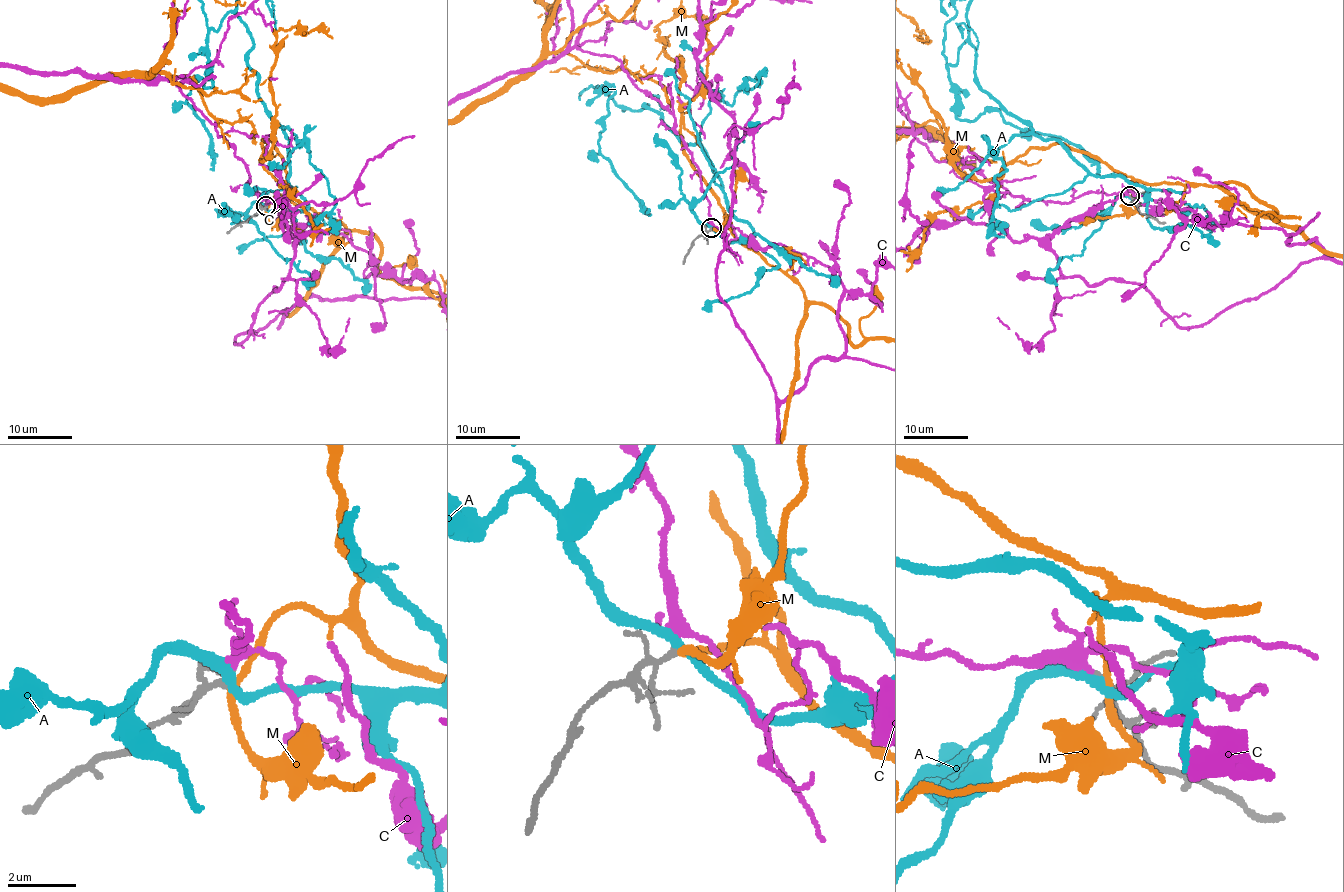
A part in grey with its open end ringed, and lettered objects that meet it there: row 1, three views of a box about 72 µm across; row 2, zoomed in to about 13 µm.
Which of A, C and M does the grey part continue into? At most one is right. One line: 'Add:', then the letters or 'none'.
Add: C

